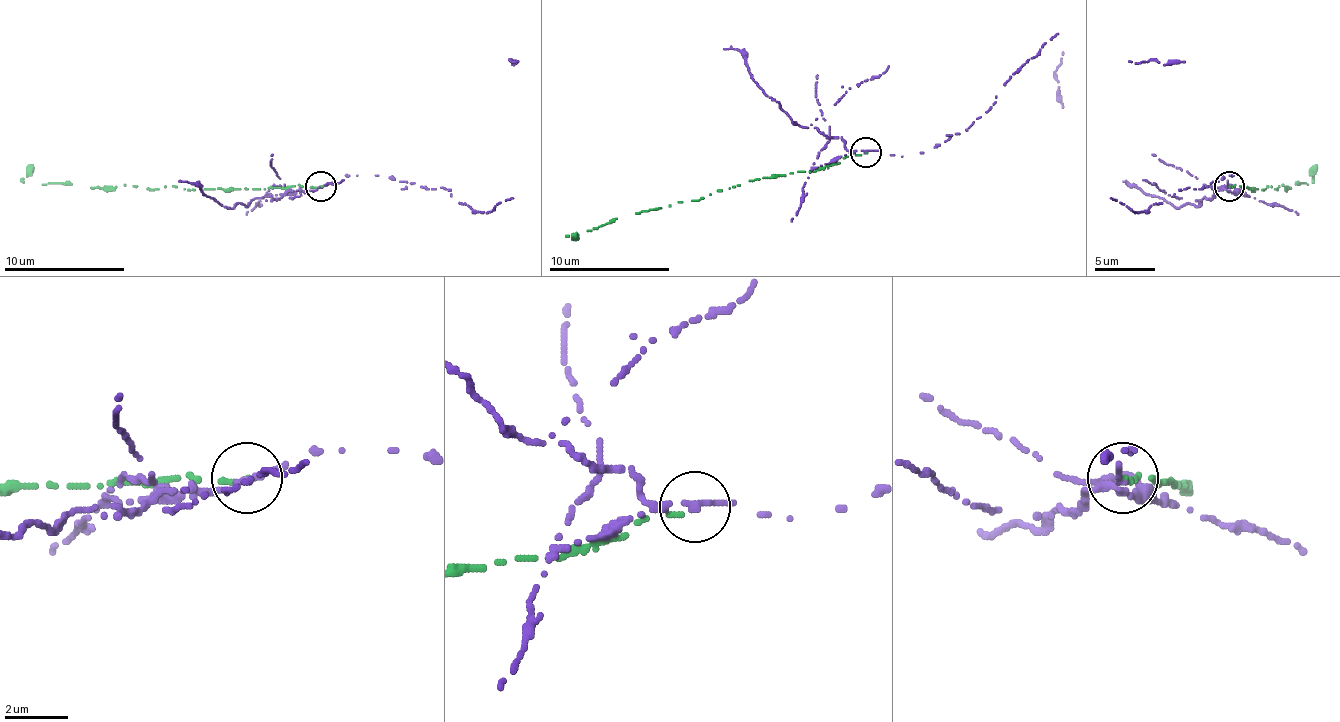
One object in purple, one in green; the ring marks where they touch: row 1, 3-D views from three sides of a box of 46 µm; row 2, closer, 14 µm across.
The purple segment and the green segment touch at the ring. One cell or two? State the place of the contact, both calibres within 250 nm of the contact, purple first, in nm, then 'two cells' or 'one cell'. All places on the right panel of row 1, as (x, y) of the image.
place (1229, 186); calibres 180 and 150 nm; two cells

